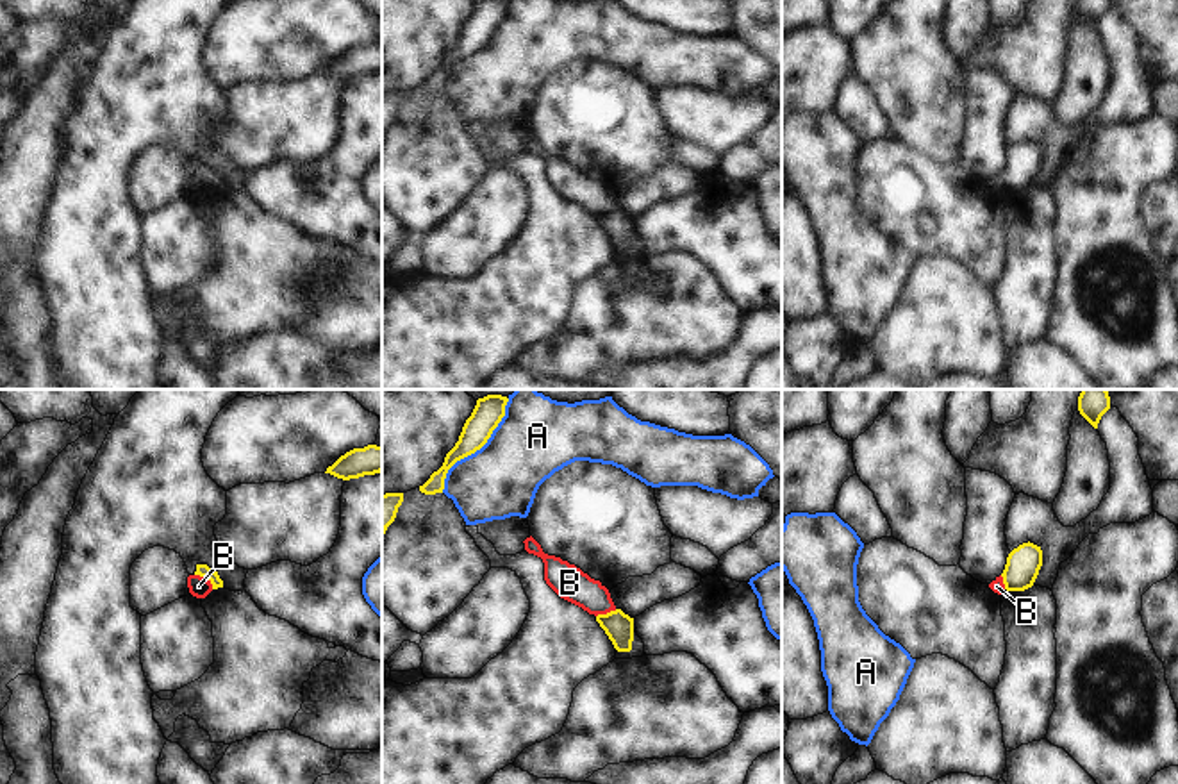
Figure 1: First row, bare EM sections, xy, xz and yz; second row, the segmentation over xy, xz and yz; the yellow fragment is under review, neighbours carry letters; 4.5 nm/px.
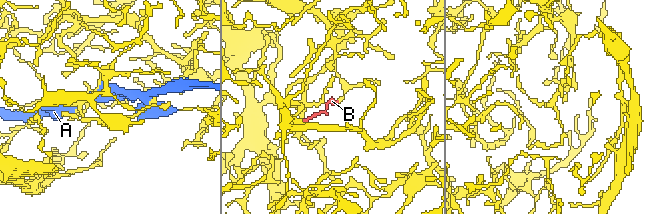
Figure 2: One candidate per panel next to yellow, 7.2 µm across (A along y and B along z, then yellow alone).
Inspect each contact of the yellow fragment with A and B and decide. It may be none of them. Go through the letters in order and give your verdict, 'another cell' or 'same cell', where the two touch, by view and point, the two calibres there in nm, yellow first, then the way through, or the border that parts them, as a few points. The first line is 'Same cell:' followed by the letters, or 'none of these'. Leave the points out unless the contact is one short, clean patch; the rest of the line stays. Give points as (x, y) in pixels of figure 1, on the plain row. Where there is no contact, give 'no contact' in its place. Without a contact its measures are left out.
Same cell: B
A: another cell | xz (477, 49) | 130/340 nm
B: same cell | xy (206, 177) | 60/90 nm | across xy (202, 170), (206, 177), (199, 186)

